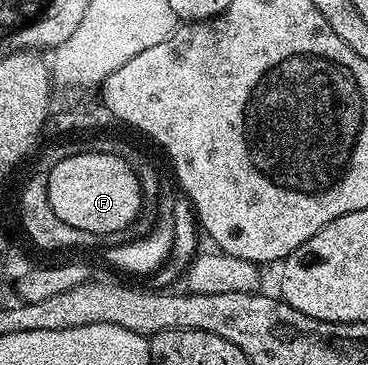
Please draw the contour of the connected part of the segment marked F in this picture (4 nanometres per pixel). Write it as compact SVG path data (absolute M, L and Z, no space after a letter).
M115 155L70 156L47 170L47 200L63 224L93 234L119 232L138 221L143 210L143 187L138 171Z

